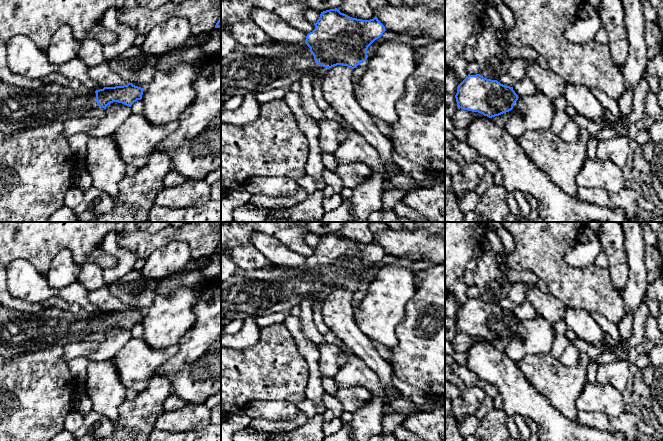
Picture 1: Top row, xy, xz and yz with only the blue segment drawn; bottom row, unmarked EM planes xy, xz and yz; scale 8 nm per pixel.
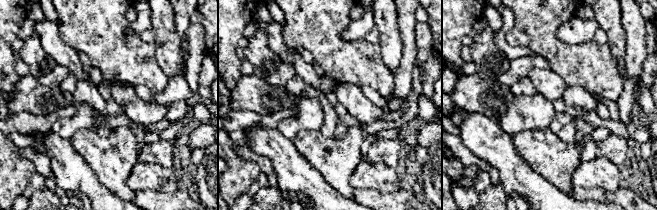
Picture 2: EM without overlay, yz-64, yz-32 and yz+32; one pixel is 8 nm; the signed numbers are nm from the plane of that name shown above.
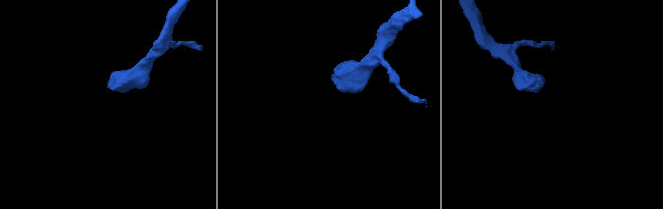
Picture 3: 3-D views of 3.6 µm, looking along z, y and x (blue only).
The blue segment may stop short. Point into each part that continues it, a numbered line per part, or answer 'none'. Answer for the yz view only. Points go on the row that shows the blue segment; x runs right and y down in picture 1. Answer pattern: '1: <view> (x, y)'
none

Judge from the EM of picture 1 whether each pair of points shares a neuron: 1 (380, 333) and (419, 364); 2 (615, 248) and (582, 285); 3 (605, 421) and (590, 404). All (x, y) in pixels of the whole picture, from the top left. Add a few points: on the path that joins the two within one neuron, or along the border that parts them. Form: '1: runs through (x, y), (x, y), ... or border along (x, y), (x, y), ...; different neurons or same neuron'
1: border along (402, 322), (396, 329), (397, 343), (390, 349); different neurons
2: border along (607, 268), (610, 280), (617, 289); different neurons
3: border along (579, 411), (599, 411), (611, 416), (620, 415); different neurons

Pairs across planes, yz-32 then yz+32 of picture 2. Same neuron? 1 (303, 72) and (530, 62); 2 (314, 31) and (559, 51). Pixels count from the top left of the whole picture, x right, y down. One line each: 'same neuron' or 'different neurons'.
1: different neurons
2: same neuron

